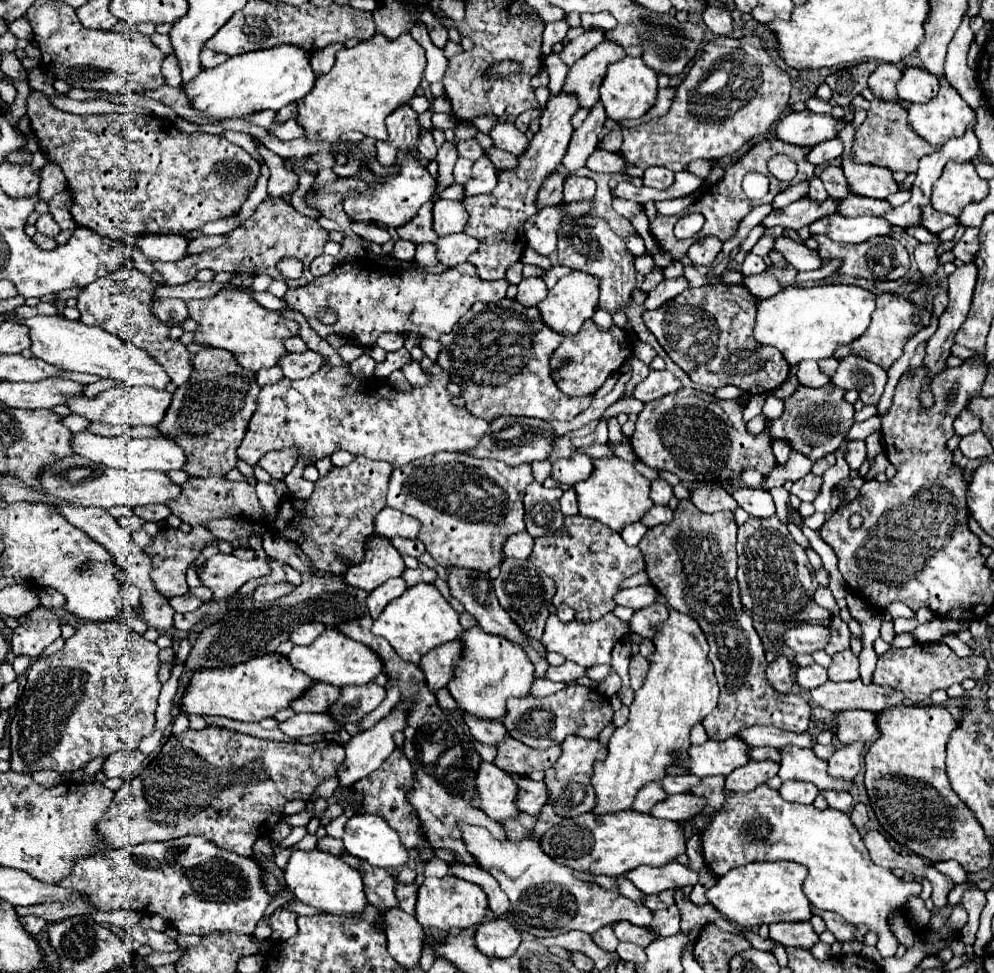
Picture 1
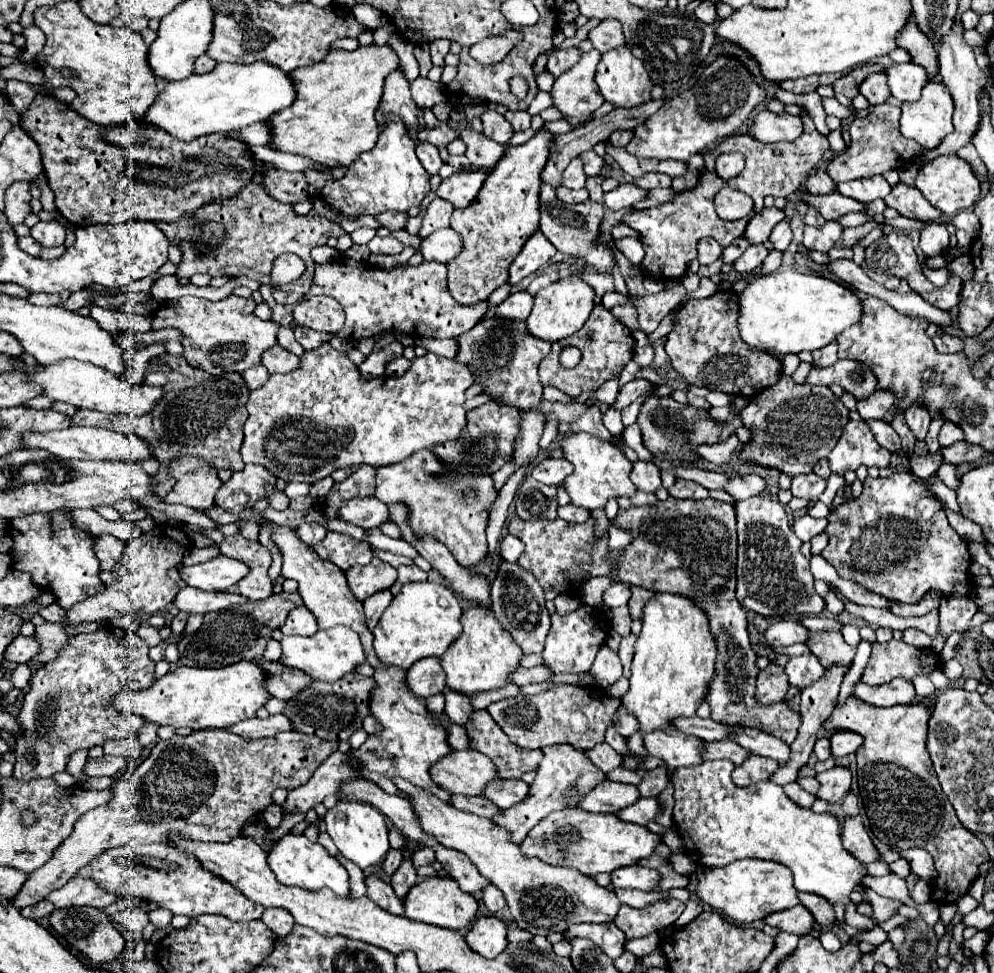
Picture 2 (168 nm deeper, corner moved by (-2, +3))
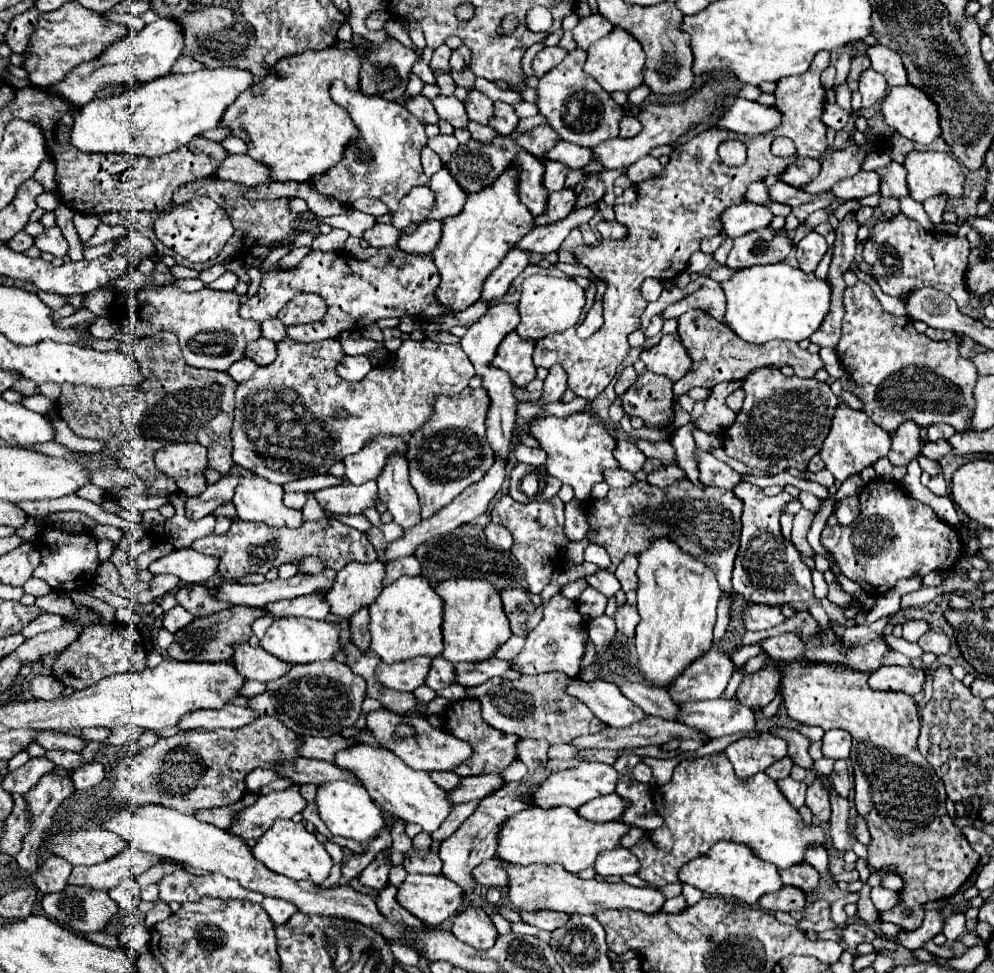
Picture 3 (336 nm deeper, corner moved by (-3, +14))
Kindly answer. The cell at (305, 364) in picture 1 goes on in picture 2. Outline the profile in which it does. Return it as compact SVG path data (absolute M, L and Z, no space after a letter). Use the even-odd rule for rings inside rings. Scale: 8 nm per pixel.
M275 344L273 348L265 350L261 354L261 364L269 370L269 374L283 374L283 372L293 372L299 366L299 358L293 356L291 352L285 352L279 344Z

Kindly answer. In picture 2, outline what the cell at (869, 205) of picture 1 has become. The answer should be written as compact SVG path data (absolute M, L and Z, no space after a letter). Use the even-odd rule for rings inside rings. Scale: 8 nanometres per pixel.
M837 190L825 196L813 196L803 194L799 200L803 200L807 206L815 206L825 220L835 220L839 216L845 216L849 212L861 212L865 206L857 200L849 200L847 196L841 196Z

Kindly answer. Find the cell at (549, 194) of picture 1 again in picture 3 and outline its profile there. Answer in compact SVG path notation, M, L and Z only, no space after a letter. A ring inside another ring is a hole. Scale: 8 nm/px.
M538 125L516 139L520 147L524 147L528 153L532 153L538 161L546 161L546 155L540 153L540 147L554 147L558 143L558 133L550 125Z

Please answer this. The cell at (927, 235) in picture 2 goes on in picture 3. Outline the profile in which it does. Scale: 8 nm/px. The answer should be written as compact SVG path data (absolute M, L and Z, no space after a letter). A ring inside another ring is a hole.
M932 197L932 199L926 199L924 201L924 209L926 209L930 221L934 223L934 227L938 227L944 221L942 219L944 207L946 207L946 197Z

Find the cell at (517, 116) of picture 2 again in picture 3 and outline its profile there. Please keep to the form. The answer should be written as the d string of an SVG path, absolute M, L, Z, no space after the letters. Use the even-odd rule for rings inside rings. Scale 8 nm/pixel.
M496 101L494 103L494 117L490 119L490 127L494 127L500 135L510 135L518 125L518 115L512 105Z

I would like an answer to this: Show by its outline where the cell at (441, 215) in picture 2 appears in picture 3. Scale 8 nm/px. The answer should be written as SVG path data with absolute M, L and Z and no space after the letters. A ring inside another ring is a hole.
M426 185L418 187L418 189L412 189L412 191L400 201L400 207L398 207L398 211L394 213L392 225L398 227L398 229L406 229L410 223L420 225L420 223L426 221L428 215L432 213L434 203L436 203L434 191L428 189Z

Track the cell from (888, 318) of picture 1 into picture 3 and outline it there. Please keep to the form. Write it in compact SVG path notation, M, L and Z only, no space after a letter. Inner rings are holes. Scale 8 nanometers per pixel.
M856 281L844 291L844 323L836 355L848 375L858 383L858 397L864 401L866 415L892 433L902 421L916 421L920 427L948 423L958 433L970 429L970 417L976 407L974 385L976 367L958 353L960 337L932 341L914 329L906 315L898 317L882 309L870 285Z

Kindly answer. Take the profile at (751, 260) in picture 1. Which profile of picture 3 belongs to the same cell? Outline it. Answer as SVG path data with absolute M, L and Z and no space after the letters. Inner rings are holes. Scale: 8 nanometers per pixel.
M758 229L734 239L734 247L726 259L726 267L744 269L752 265L780 263L792 251L790 235L784 231Z

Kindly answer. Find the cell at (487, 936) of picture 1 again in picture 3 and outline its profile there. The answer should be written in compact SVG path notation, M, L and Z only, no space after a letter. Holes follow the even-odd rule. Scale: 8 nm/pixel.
M468 907L466 911L462 911L454 919L454 925L450 931L462 943L466 943L478 951L490 949L498 939L498 931L496 931L490 915L480 907Z

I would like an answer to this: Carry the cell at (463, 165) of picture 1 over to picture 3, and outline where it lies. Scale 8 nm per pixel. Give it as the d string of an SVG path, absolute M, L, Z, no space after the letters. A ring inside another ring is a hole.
M438 135L434 139L428 139L428 145L430 145L430 149L434 149L442 157L444 163L450 161L452 153L456 153L456 149L458 149L458 141L448 135Z

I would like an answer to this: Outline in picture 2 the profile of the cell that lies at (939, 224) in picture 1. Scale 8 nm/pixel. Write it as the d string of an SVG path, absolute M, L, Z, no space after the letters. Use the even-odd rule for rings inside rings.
M897 182L893 186L891 194L885 196L885 204L897 210L905 218L915 218L921 222L931 222L941 218L941 212L937 212L937 208L933 208L917 188L907 186L903 182Z

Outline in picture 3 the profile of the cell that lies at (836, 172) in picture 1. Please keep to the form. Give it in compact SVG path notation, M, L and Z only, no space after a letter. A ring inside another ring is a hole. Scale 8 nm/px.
M802 159L786 169L786 173L782 175L782 181L794 187L806 187L812 179L818 177L818 173L820 173L820 161Z

